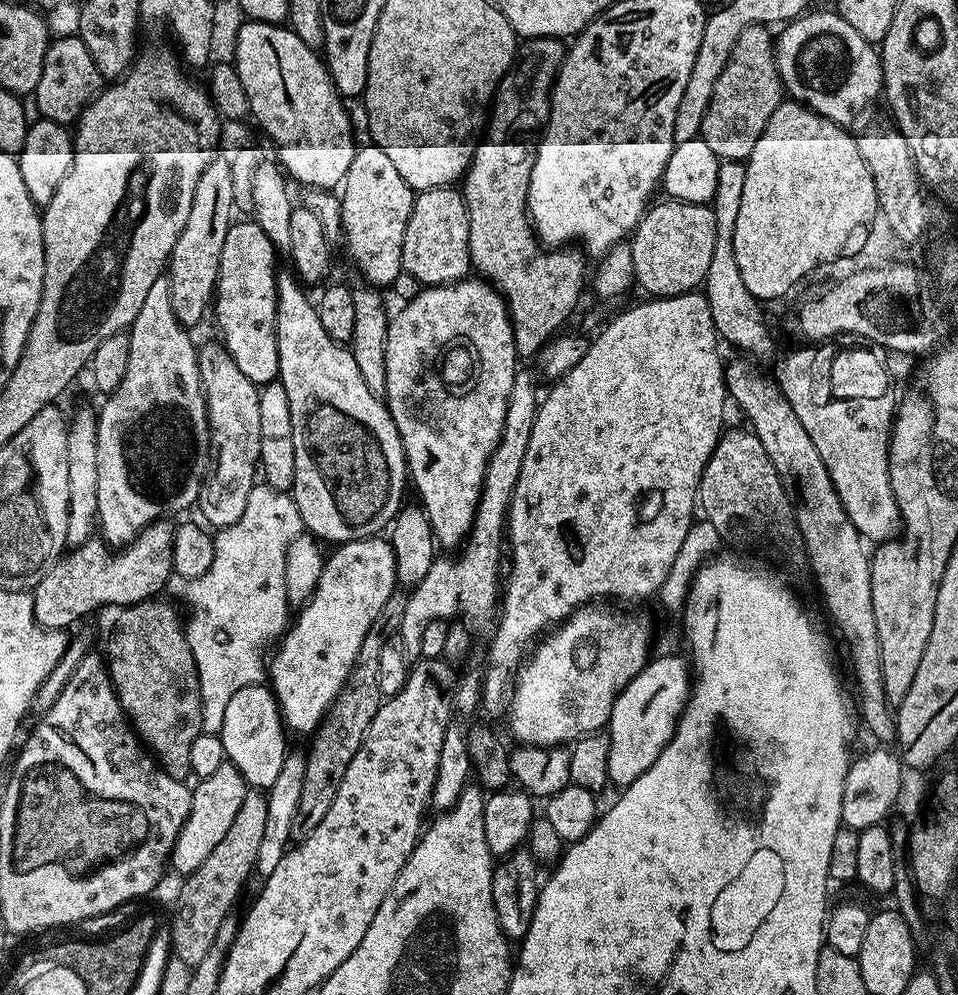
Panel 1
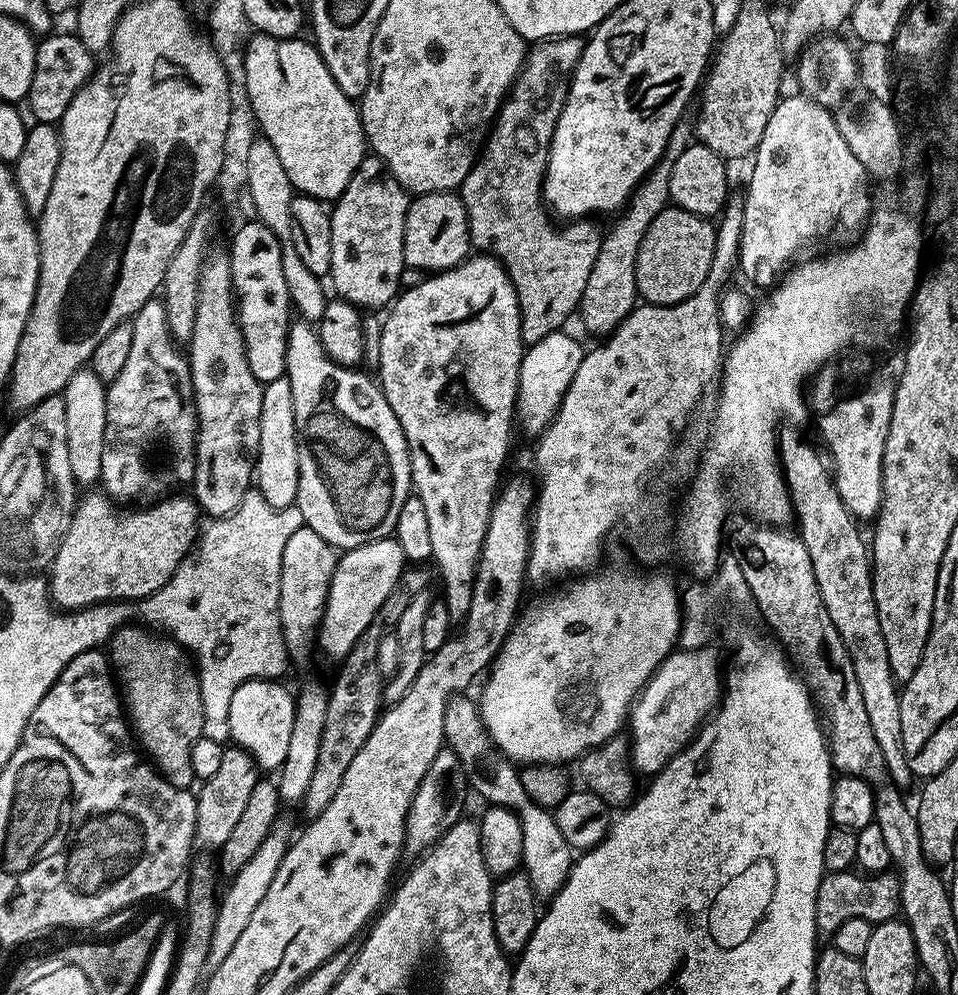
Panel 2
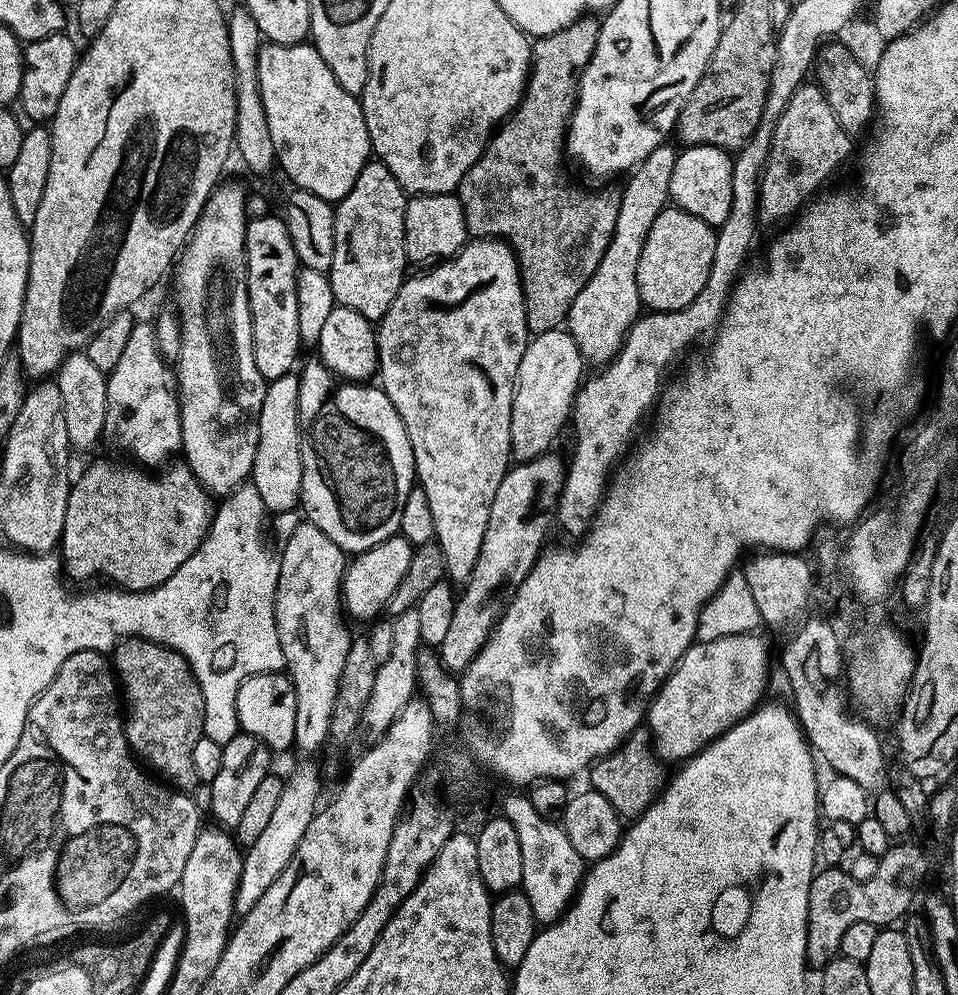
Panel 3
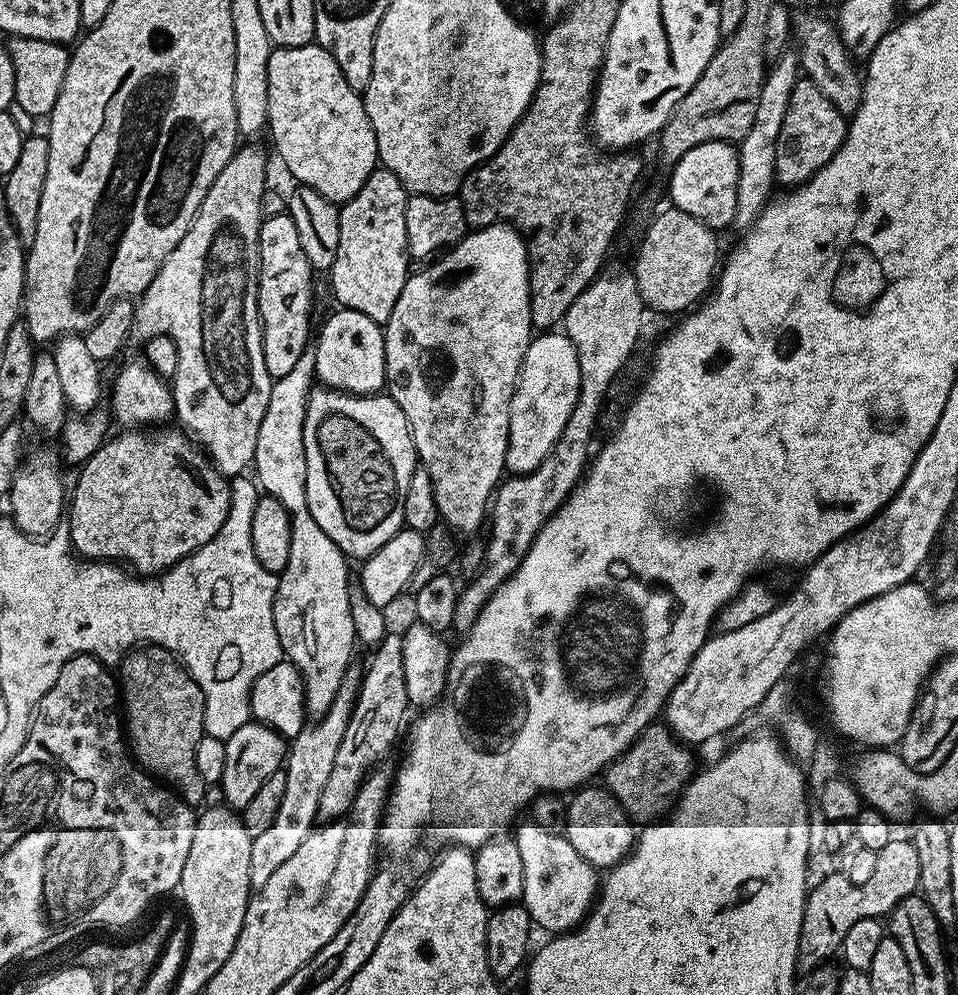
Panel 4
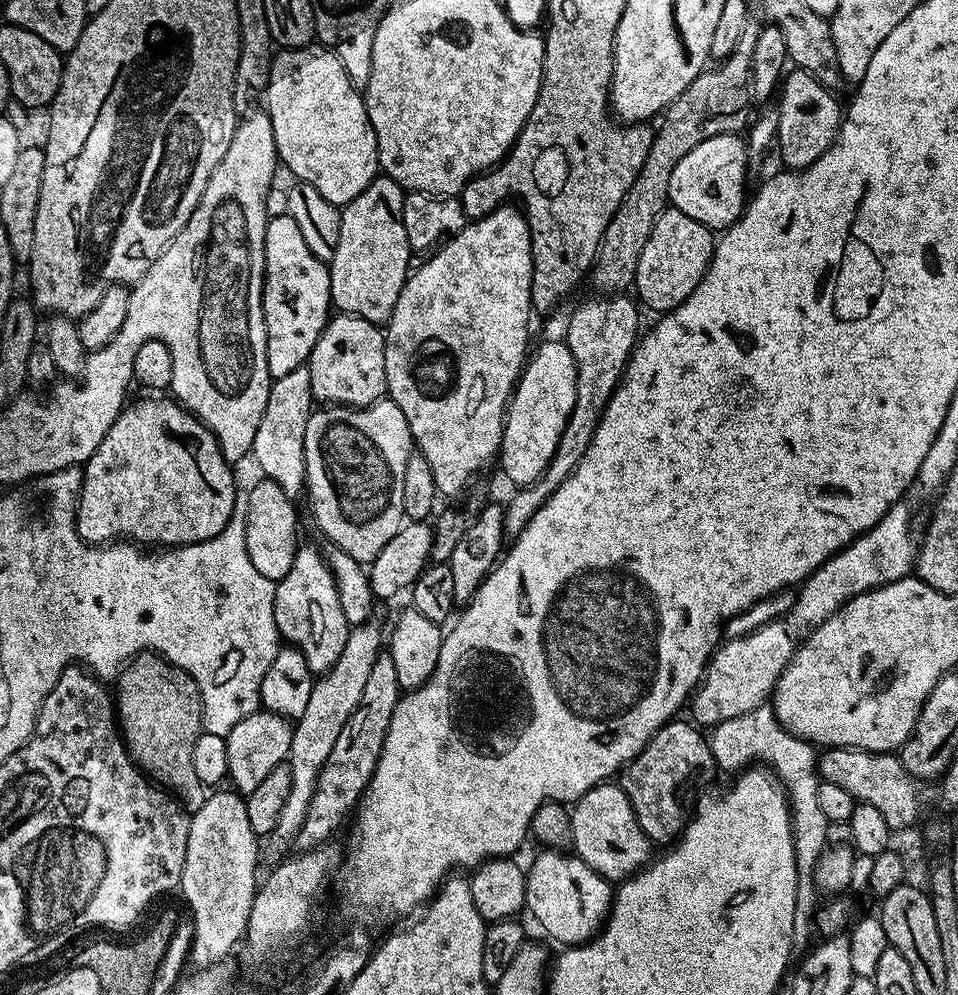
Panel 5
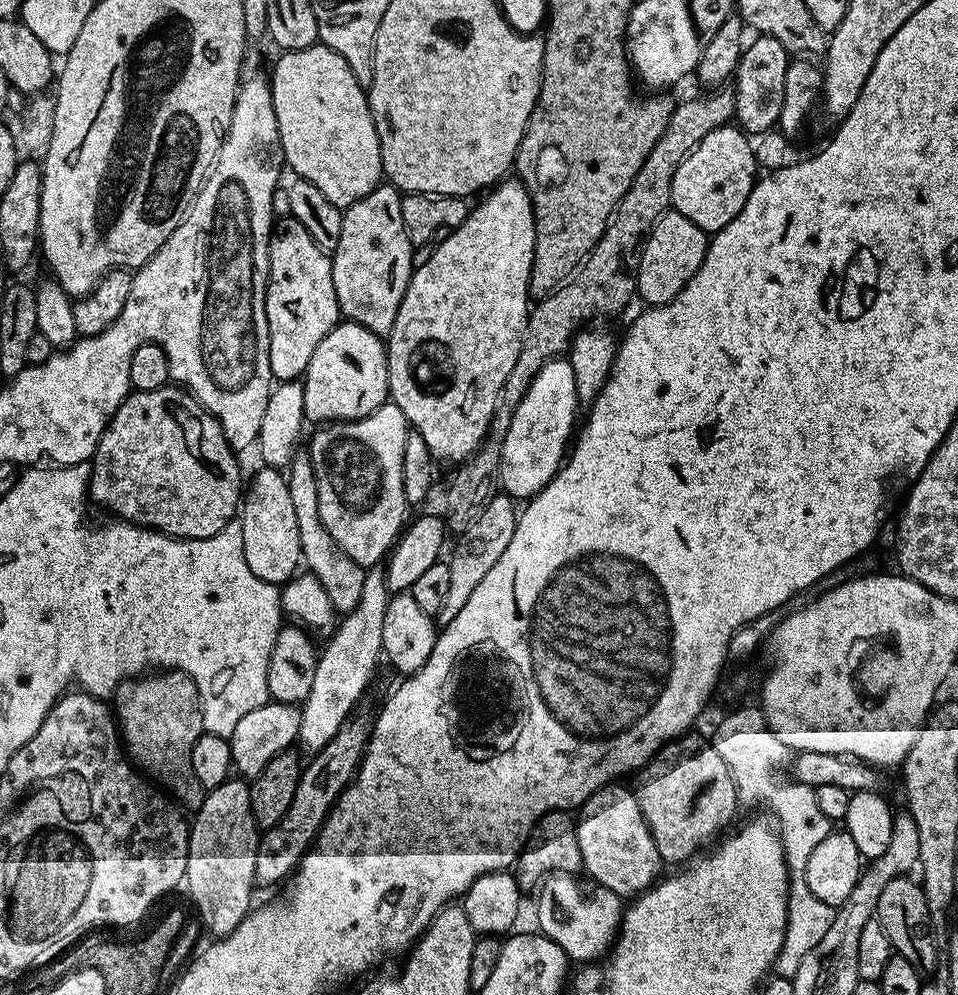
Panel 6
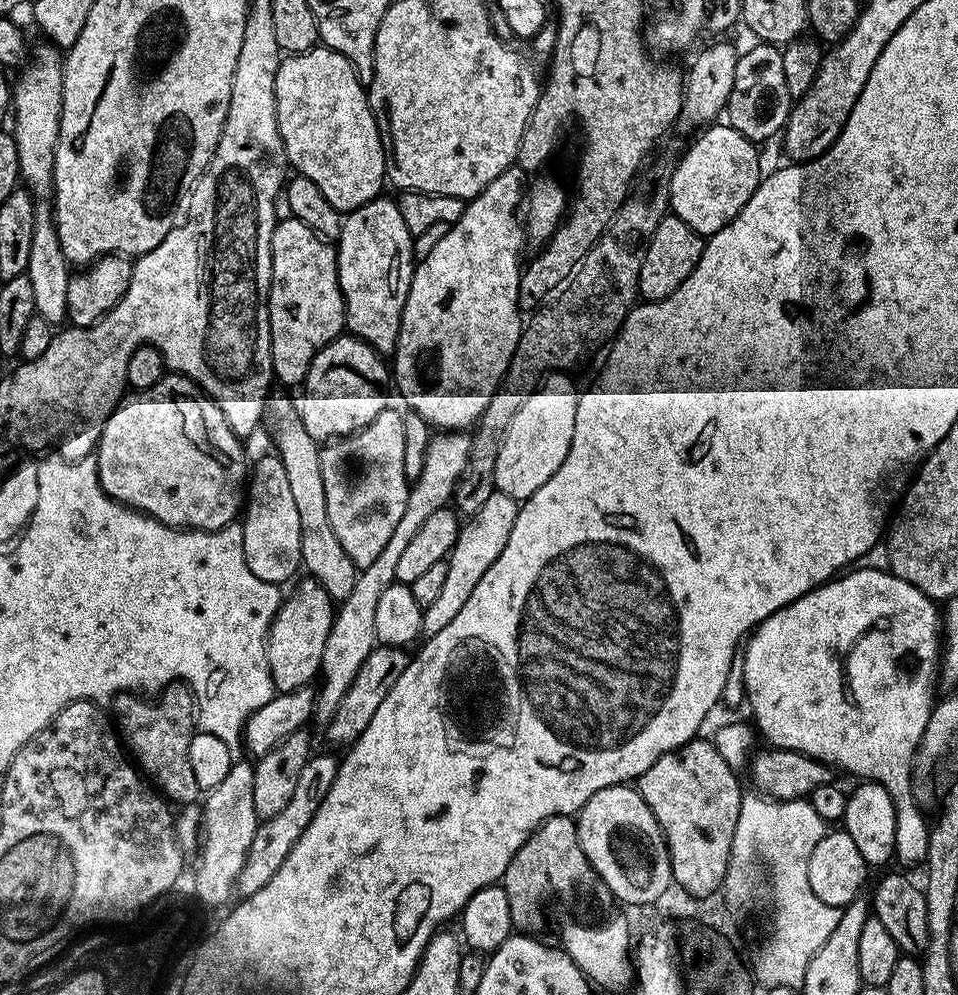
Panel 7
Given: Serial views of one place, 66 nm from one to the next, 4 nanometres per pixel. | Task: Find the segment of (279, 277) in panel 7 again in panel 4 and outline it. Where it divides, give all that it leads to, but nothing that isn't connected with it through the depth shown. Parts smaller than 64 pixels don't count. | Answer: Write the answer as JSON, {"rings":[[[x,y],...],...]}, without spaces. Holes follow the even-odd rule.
{"rings":[[[287,211],[276,217],[261,219],[258,230],[258,259],[260,269],[256,301],[262,330],[262,358],[266,358],[266,370],[275,381],[290,373],[302,352],[309,346],[310,337],[314,332],[314,324],[312,328],[314,269],[306,254],[302,254],[302,241],[298,239],[298,229]]]}

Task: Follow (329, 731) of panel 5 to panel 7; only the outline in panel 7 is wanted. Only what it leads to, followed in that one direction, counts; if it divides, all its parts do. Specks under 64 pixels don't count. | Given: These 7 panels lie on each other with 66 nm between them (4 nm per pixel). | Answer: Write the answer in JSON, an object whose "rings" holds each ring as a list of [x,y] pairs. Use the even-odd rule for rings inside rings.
{"rings":[[[444,430],[433,435],[430,446],[426,446],[426,463],[422,466],[422,474],[408,489],[406,510],[398,521],[398,526],[394,526],[394,534],[390,534],[390,542],[386,542],[382,554],[378,554],[378,558],[370,562],[370,566],[359,569],[350,598],[339,601],[332,617],[330,634],[326,638],[326,650],[322,650],[320,663],[322,679],[318,684],[314,713],[317,721],[331,720],[342,698],[346,698],[346,690],[350,690],[350,682],[354,682],[358,670],[362,670],[362,664],[366,662],[366,658],[370,658],[370,654],[378,646],[374,630],[374,610],[378,610],[378,598],[382,598],[382,590],[386,590],[386,586],[397,583],[396,571],[400,555],[405,552],[414,534],[418,534],[422,522],[426,522],[426,518],[430,518],[434,510],[445,507],[451,501],[452,491],[456,489],[458,478],[462,478],[462,470],[466,470],[471,445],[472,437],[464,430]]]}

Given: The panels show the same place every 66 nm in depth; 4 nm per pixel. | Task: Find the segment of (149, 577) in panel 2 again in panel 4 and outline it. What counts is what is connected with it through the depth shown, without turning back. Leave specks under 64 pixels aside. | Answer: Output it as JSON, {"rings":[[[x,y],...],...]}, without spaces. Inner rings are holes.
{"rings":[[[160,426],[147,436],[144,430],[124,430],[119,434],[113,435],[111,438],[105,439],[98,450],[94,450],[94,454],[89,460],[83,461],[80,477],[76,480],[76,485],[71,485],[70,499],[66,504],[66,531],[68,537],[72,539],[73,549],[85,560],[99,560],[101,562],[119,562],[121,565],[127,566],[133,573],[139,574],[141,577],[154,576],[173,568],[178,561],[186,558],[194,550],[198,550],[202,546],[206,546],[206,542],[210,542],[218,534],[218,530],[222,530],[222,526],[226,522],[226,514],[230,510],[230,498],[232,497],[232,489],[229,481],[221,472],[212,465],[212,461],[204,454],[204,449],[188,435],[187,432],[179,427]]]}

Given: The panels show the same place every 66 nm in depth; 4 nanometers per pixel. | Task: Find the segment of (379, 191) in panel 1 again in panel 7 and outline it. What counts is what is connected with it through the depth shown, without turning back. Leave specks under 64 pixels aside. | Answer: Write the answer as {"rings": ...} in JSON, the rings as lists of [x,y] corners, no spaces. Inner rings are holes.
{"rings":[[[381,194],[343,217],[340,239],[335,245],[336,273],[344,296],[344,323],[351,335],[359,336],[381,356],[395,353],[402,310],[410,290],[414,238],[402,222],[400,205]]]}

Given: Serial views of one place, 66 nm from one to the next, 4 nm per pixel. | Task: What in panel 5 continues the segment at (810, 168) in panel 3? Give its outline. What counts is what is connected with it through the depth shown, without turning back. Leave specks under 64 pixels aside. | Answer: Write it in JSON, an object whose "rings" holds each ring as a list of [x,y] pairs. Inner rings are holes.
{"rings":[[[793,67],[783,77],[778,90],[778,134],[776,144],[780,148],[780,160],[785,169],[799,170],[810,166],[836,140],[840,132],[842,104],[835,100],[833,93],[814,74]]]}

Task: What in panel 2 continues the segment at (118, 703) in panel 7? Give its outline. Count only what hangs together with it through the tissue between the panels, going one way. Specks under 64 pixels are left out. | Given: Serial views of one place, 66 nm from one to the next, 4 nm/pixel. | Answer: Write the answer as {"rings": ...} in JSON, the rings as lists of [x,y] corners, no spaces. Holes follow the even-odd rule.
{"rings":[[[129,622],[117,628],[110,641],[110,663],[126,719],[139,747],[164,780],[170,782],[170,786],[191,789],[196,775],[190,753],[194,742],[204,734],[200,673],[193,657],[178,641],[163,631],[134,625]]]}

